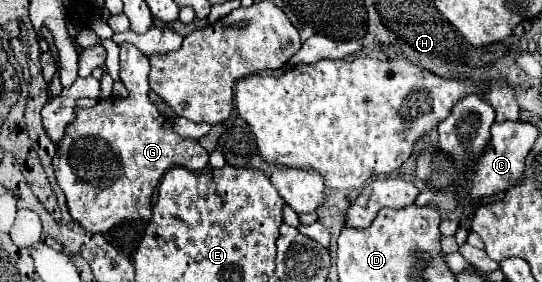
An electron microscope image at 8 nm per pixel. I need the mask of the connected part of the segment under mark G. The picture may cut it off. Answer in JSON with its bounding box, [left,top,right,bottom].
[53,43,207,233]

